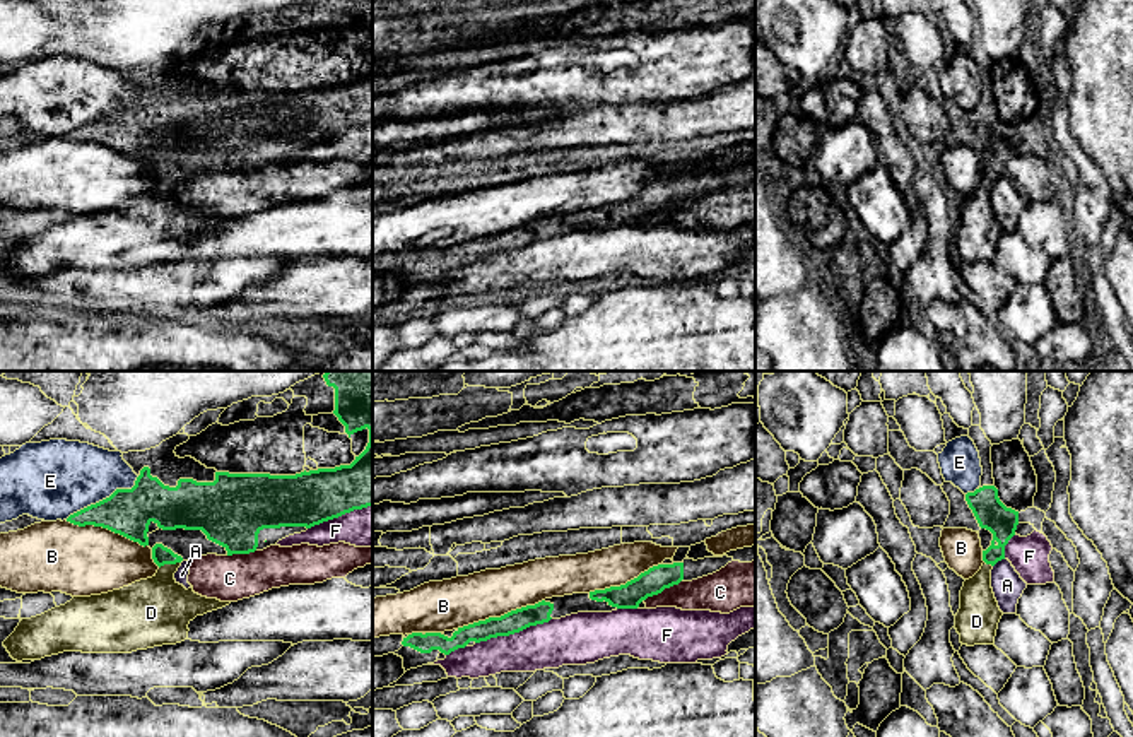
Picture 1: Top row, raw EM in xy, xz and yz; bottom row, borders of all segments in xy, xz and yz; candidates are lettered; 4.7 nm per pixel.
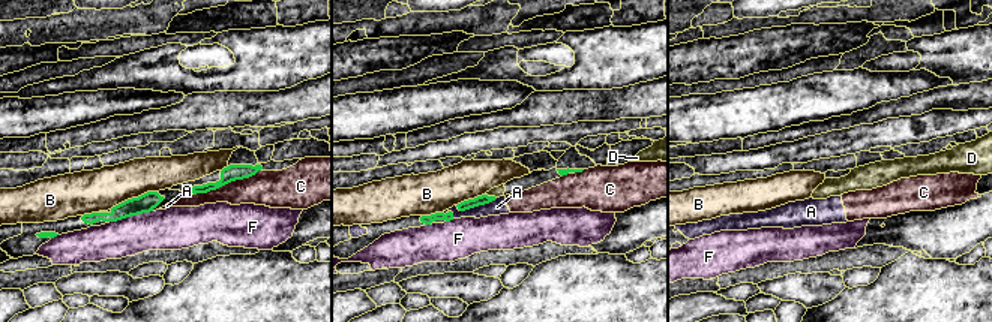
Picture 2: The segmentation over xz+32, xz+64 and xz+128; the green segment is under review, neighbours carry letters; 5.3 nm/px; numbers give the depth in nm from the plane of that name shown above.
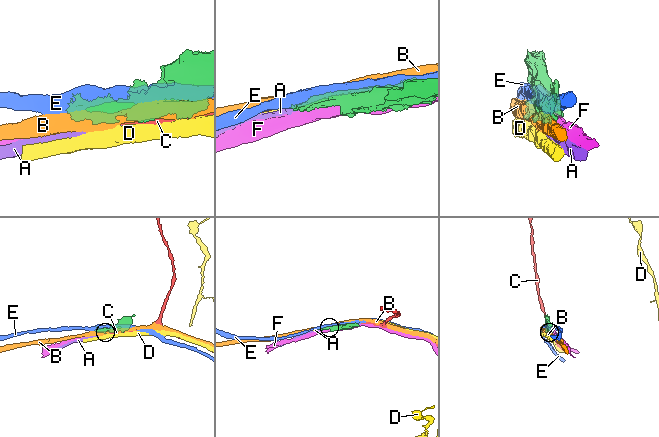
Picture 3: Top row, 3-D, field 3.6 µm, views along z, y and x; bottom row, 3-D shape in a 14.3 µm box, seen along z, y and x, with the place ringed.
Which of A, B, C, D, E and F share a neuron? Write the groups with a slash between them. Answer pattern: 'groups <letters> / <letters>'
groups A C / B / D / E / F

